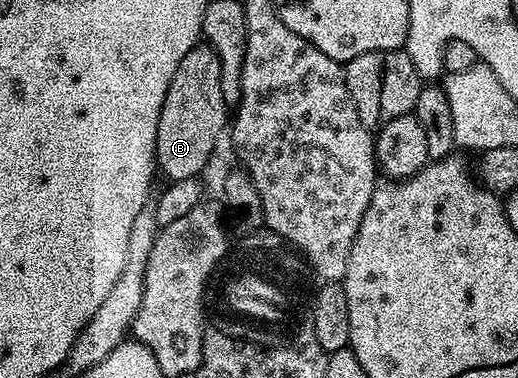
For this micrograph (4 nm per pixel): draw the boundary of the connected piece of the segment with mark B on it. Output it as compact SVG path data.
M197 44L194 48L190 48L190 52L186 52L186 56L182 56L182 64L178 64L178 72L174 72L174 80L170 80L170 88L166 88L166 100L161 102L162 112L158 116L158 130L156 131L156 165L159 173L165 174L165 179L177 182L178 180L186 180L187 178L196 178L204 170L204 165L212 158L212 153L216 150L216 141L220 138L220 133L225 133L226 123L230 118L230 108L224 102L222 96L222 68L218 56L213 52L212 47L207 44Z

